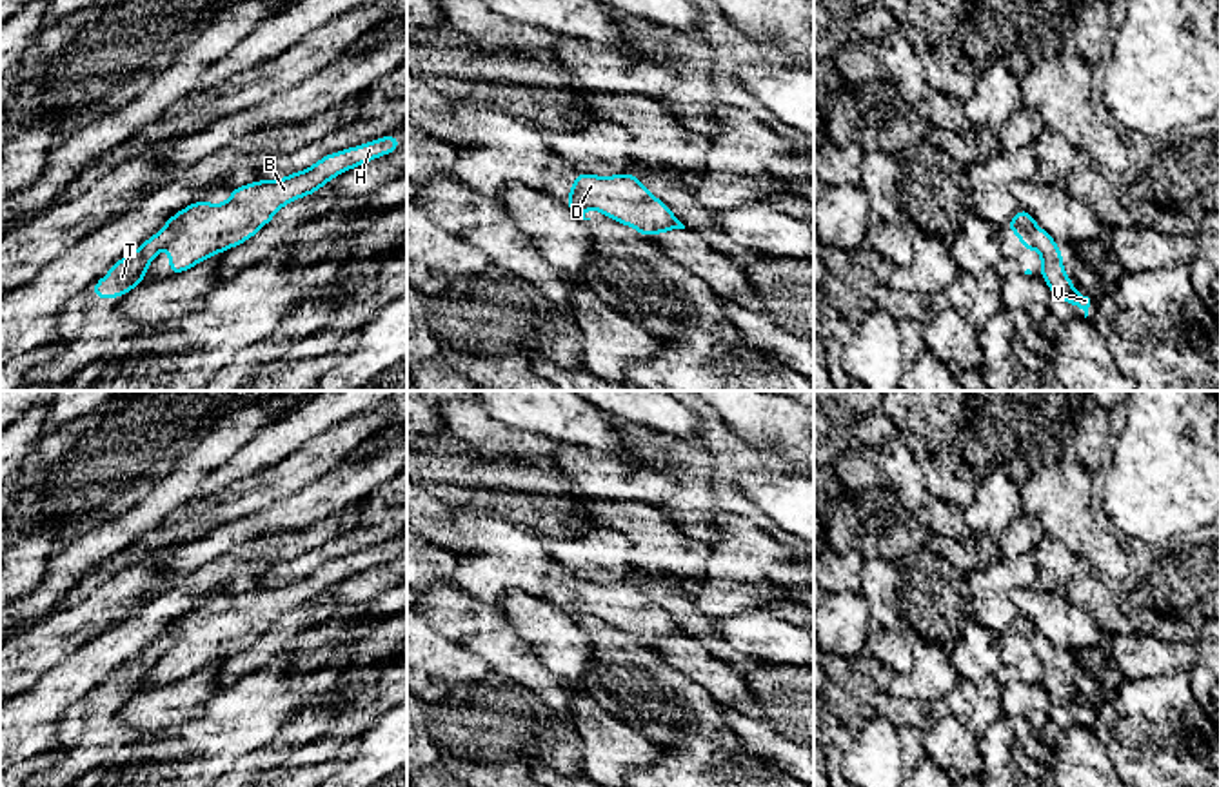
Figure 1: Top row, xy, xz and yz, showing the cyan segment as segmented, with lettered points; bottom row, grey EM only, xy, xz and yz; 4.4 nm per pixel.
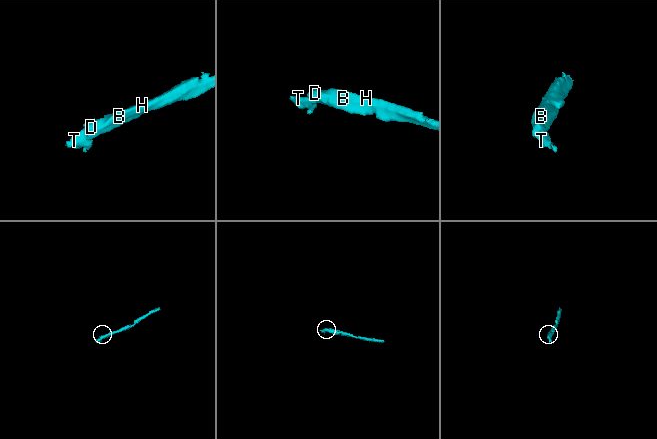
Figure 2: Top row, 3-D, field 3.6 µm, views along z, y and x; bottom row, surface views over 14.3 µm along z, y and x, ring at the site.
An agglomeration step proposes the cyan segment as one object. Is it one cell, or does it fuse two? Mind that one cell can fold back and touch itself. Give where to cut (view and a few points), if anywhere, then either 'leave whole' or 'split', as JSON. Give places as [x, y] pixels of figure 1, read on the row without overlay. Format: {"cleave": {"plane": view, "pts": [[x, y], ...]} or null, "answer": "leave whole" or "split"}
{"cleave": {"plane": "xy", "pts": [[162, 635], [173, 640], [168, 653]]}, "answer": "split"}

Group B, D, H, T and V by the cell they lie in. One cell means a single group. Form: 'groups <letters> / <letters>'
groups B D H / T V

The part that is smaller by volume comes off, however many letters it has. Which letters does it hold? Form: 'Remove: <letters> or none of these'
Remove: T, V

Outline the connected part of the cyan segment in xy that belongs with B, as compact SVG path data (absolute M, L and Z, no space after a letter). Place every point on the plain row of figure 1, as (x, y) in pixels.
M382 543L372 549L325 562L311 574L278 587L256 587L231 594L223 611L196 607L174 620L162 636L174 640L169 656L169 682L180 682L200 669L251 647L287 611L311 603L338 582L374 565L394 560L400 543Z

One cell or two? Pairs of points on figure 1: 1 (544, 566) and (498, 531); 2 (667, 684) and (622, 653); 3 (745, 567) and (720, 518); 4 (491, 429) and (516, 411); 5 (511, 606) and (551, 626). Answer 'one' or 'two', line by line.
1: one
2: one
3: one
4: two
5: one

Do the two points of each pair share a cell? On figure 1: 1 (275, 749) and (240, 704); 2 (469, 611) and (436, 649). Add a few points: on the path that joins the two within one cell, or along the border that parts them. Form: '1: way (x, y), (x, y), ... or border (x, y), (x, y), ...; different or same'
1: border (298, 713), (266, 746), (249, 751), (233, 767); different
2: border (426, 617), (455, 640); different

